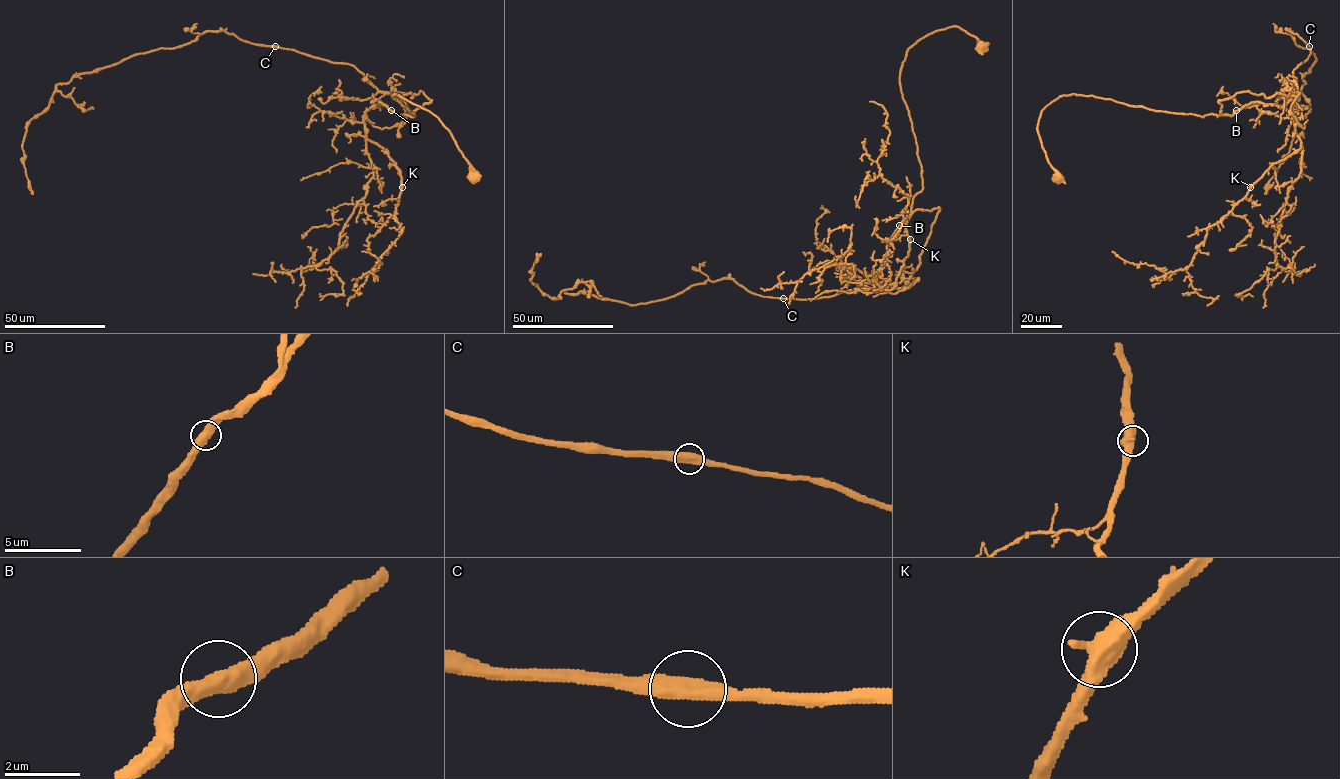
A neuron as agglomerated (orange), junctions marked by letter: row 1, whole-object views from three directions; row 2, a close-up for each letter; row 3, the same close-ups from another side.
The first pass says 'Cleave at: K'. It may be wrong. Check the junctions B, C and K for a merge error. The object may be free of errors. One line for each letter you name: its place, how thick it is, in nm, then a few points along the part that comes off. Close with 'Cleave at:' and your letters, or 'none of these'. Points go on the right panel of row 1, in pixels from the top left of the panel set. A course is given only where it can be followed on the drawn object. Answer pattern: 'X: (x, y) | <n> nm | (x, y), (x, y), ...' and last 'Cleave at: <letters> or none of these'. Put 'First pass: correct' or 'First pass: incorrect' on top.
First pass: incorrect
Cleave at: none of these

